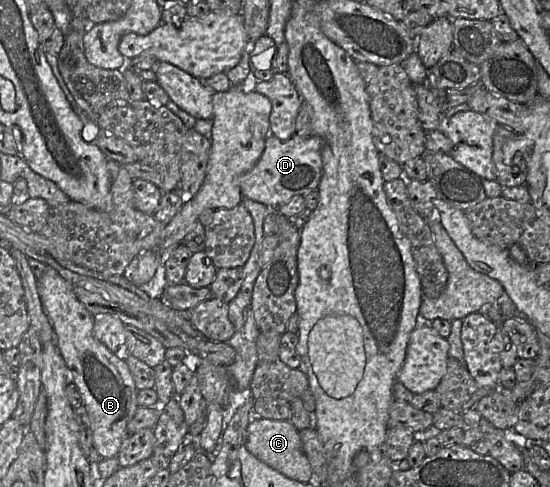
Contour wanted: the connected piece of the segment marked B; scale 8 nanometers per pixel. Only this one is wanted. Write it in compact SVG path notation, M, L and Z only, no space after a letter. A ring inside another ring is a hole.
M54 268L37 280L43 307L52 322L55 343L83 398L93 431L94 446L100 458L117 457L129 437L127 424L138 408L137 388L123 359L115 355L93 333L94 315L77 299L74 285L65 280Z

